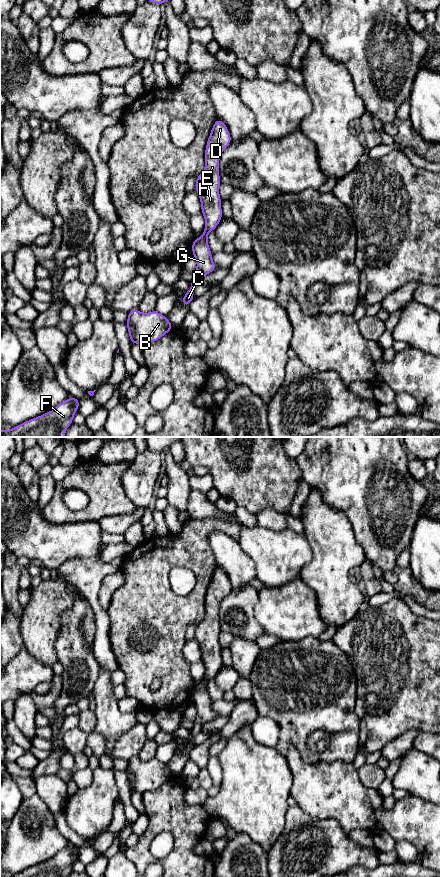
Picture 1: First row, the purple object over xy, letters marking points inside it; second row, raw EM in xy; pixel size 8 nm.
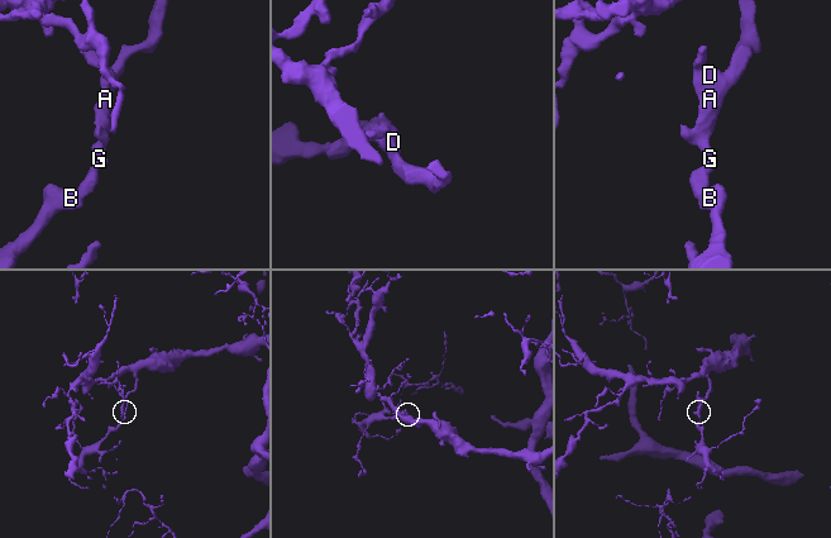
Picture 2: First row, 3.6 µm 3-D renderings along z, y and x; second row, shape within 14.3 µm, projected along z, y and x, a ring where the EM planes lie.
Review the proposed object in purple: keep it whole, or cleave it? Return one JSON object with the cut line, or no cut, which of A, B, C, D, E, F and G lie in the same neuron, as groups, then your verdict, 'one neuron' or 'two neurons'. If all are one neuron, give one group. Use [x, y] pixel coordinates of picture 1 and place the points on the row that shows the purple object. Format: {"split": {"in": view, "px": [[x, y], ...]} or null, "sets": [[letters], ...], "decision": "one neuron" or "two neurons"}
{"split": null, "sets": [["A", "B", "C", "D", "E", "F", "G"]], "decision": "one neuron"}

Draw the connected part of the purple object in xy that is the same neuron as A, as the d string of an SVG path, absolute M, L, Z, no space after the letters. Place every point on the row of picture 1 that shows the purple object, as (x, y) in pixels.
M216 118L205 147L205 169L197 176L195 181L195 191L200 198L205 227L204 233L199 238L194 239L191 245L197 268L193 273L194 277L190 282L190 289L185 292L181 300L181 303L185 306L190 306L190 303L195 299L194 289L202 284L203 277L217 268L217 265L212 261L212 252L208 246L208 235L216 229L223 219L222 199L219 195L221 185L219 160L221 153L231 142L232 138L226 124L221 119Z

